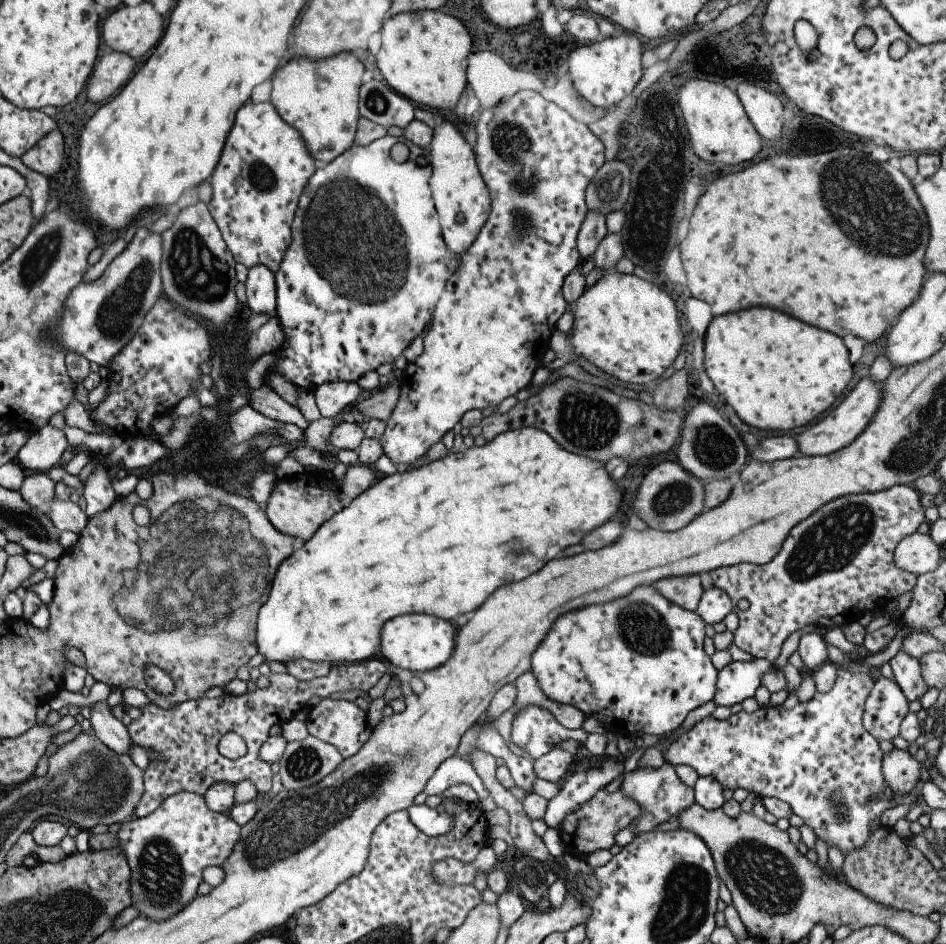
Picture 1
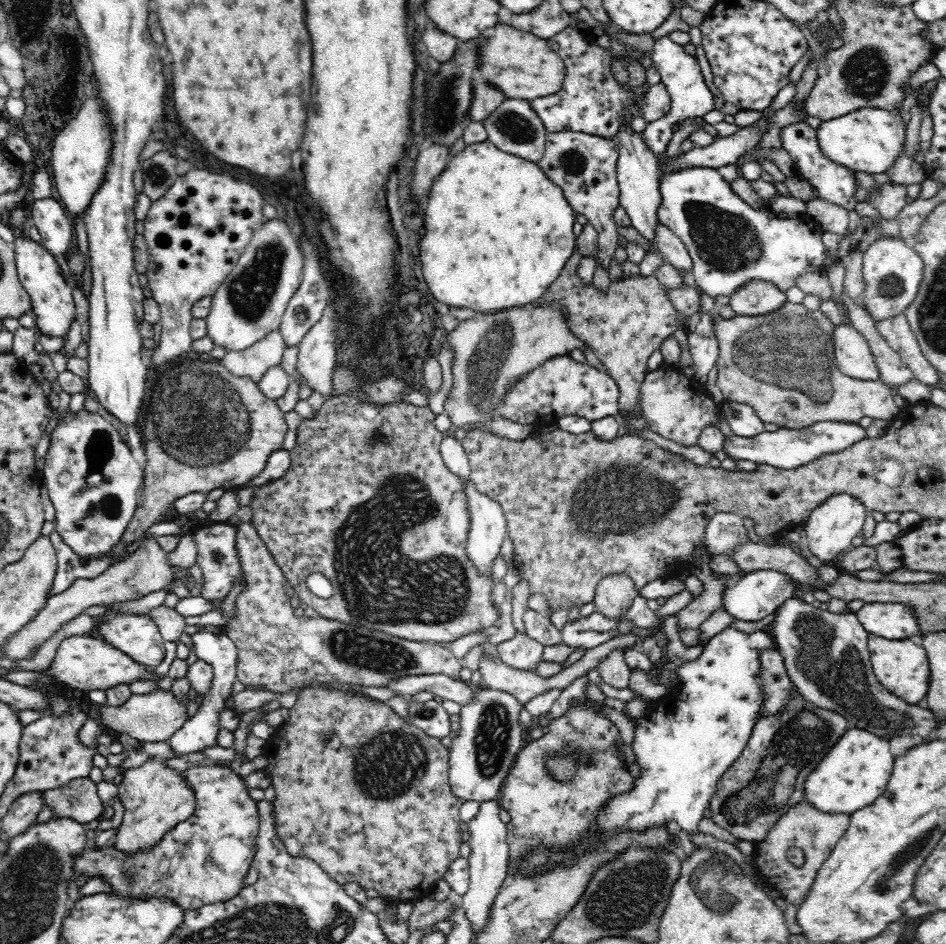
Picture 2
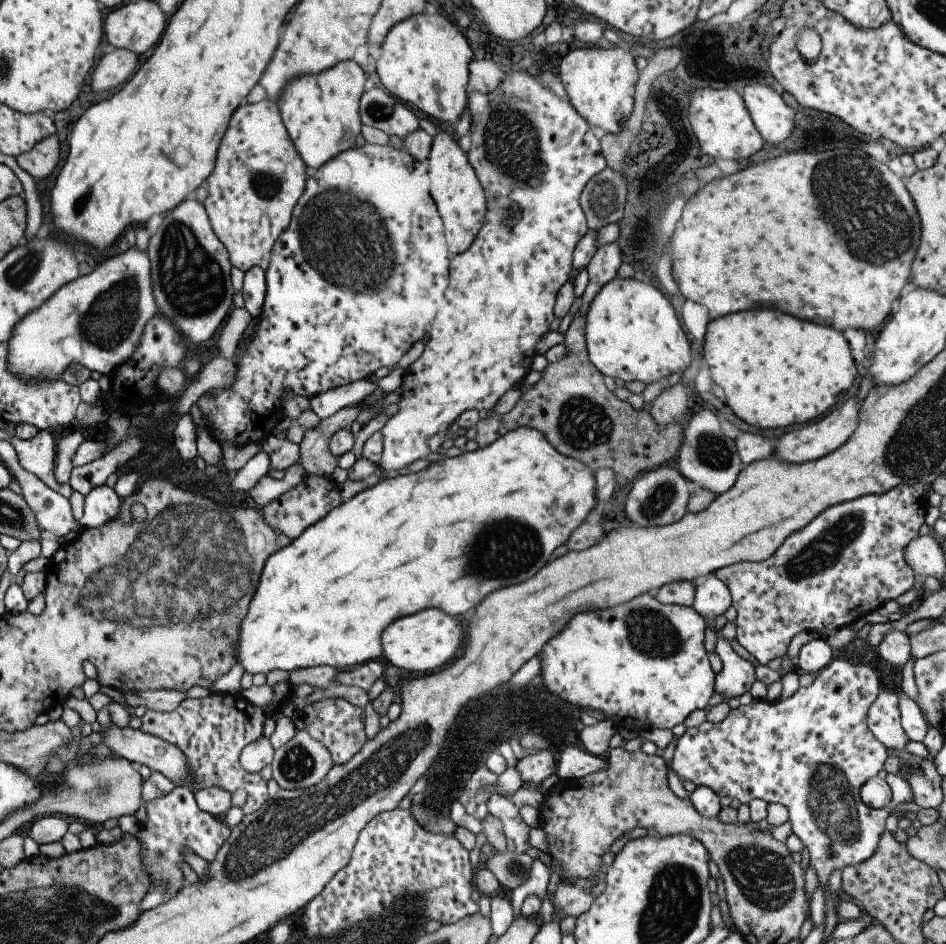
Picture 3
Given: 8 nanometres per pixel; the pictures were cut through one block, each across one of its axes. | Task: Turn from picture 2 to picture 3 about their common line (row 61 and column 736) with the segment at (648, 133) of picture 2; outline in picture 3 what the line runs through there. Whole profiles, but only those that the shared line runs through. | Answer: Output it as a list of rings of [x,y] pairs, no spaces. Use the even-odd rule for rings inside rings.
[[[705,618],[705,626],[717,636],[715,652],[723,664],[719,674],[715,674],[715,694],[723,694],[727,700],[739,698],[741,694],[749,692],[751,684],[757,680],[755,668],[737,652],[733,652],[729,640],[721,636],[721,628],[715,626],[715,618]]]

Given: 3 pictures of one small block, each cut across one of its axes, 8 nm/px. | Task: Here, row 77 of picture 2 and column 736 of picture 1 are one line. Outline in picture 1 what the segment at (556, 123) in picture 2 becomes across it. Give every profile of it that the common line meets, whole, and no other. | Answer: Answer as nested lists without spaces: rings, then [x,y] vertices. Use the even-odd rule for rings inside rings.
[[[893,486],[883,492],[857,494],[831,500],[817,512],[799,522],[783,540],[777,556],[763,564],[737,564],[731,568],[717,568],[709,572],[713,588],[723,590],[731,598],[733,612],[739,618],[739,626],[733,632],[733,644],[753,656],[753,660],[775,662],[783,640],[803,626],[823,626],[825,630],[843,628],[857,622],[863,614],[883,612],[885,604],[901,594],[913,590],[917,576],[895,566],[893,554],[897,544],[915,534],[925,522],[925,508],[921,506],[921,494],[913,486]]]

